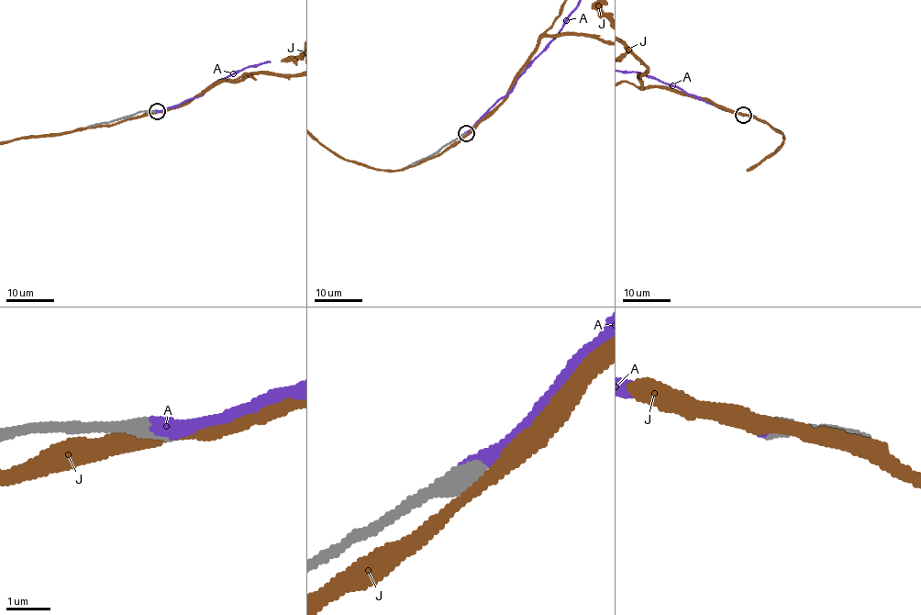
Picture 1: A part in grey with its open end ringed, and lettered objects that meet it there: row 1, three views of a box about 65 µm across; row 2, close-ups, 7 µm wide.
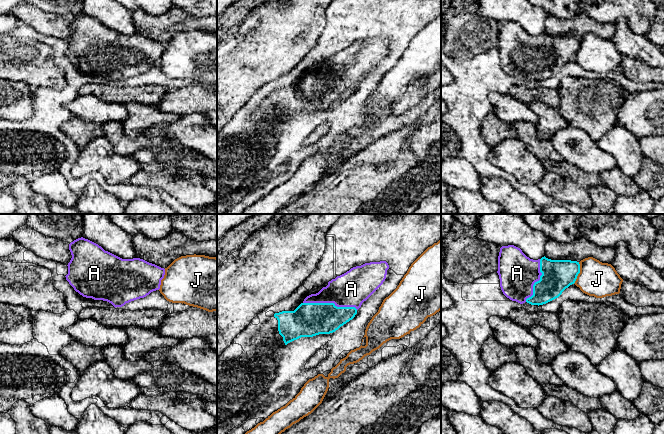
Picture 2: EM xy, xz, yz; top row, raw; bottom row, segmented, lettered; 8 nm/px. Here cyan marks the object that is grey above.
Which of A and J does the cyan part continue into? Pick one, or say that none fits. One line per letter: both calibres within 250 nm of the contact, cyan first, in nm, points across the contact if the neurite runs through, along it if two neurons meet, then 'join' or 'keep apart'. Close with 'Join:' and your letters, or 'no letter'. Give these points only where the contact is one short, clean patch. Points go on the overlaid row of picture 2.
A: calibres 280 and 280 nm; join
J: calibres 260 and 280 nm; keep apart
Join: A

